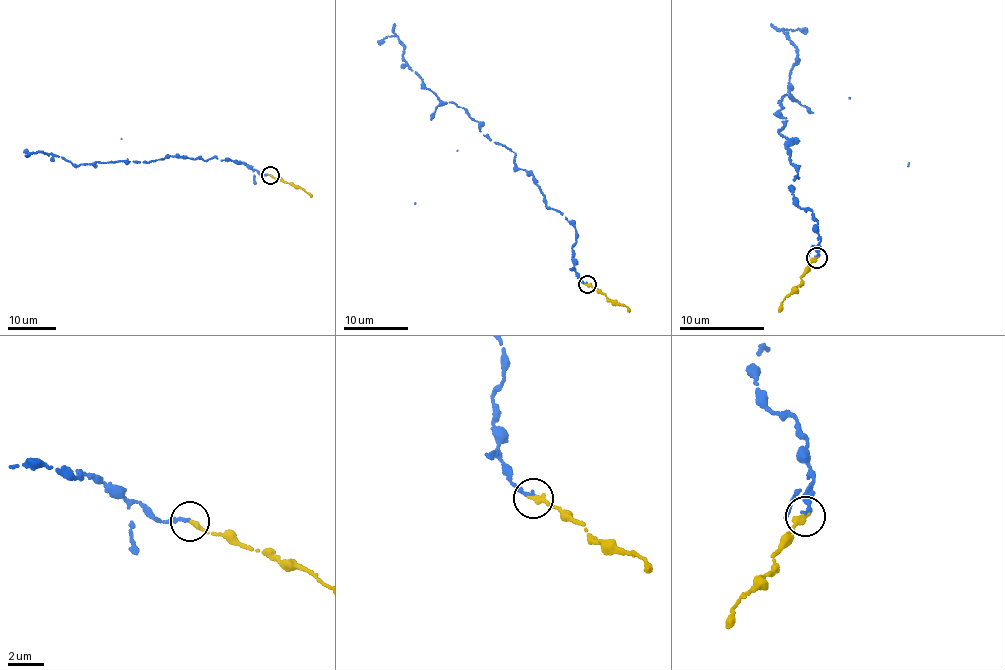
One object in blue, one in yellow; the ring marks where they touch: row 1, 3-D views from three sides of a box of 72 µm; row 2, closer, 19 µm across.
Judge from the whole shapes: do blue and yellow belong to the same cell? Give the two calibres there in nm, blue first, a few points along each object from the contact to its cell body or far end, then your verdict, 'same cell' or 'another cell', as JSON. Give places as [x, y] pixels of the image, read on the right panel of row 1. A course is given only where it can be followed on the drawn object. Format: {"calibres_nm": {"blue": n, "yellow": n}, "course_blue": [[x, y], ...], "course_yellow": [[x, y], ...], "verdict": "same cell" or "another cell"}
{"calibres_nm": {"blue": 200, "yellow": 340}, "course_blue": [[817, 257], [811, 212], [797, 206], [791, 186], [793, 140], [779, 130], [798, 58], [783, 30], [806, 31]], "course_yellow": [[817, 259], [804, 269], [801, 283], [786, 295], [780, 312]], "verdict": "same cell"}

